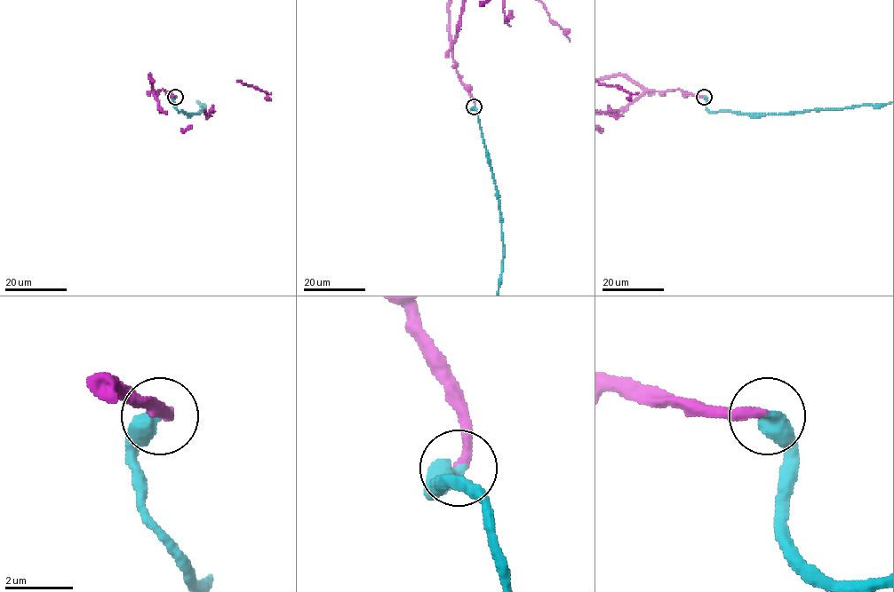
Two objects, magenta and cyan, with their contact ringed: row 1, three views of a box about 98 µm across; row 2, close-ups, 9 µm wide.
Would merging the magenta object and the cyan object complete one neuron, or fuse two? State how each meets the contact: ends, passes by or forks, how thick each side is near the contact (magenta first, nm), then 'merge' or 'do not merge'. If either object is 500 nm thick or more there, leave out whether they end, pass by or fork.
280 nm thick on the magenta side, 600 nm on the other; merge

